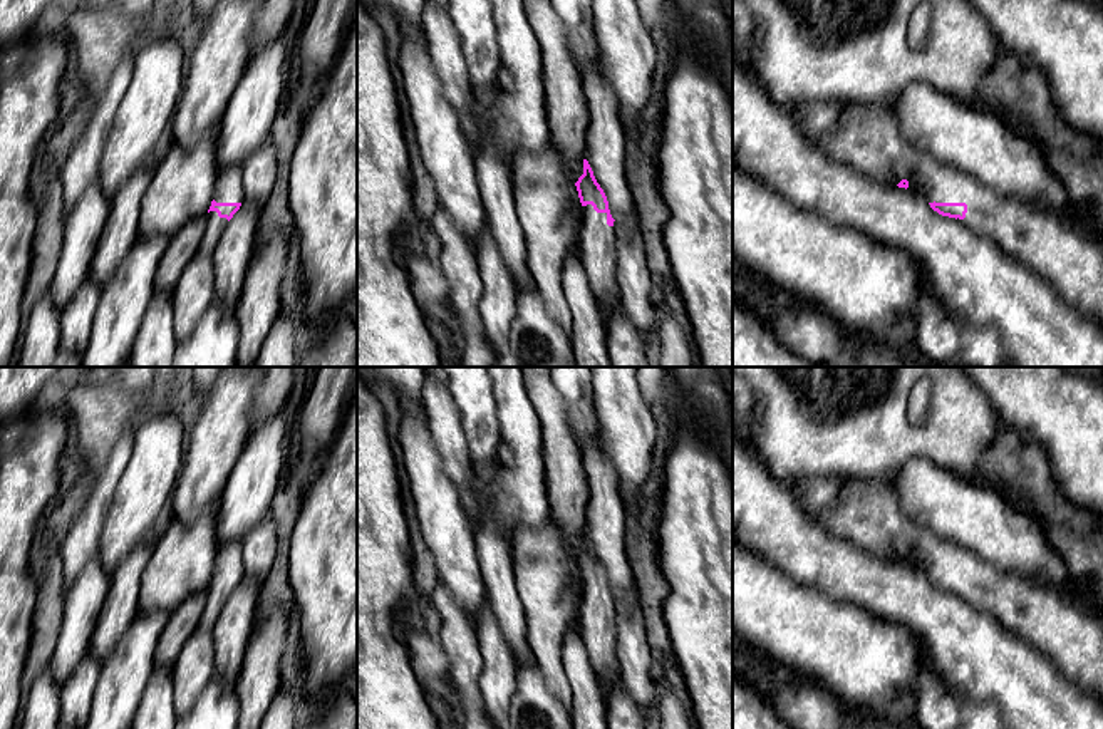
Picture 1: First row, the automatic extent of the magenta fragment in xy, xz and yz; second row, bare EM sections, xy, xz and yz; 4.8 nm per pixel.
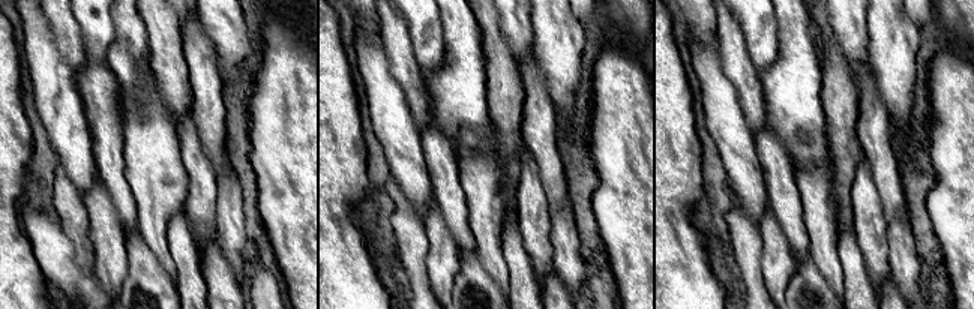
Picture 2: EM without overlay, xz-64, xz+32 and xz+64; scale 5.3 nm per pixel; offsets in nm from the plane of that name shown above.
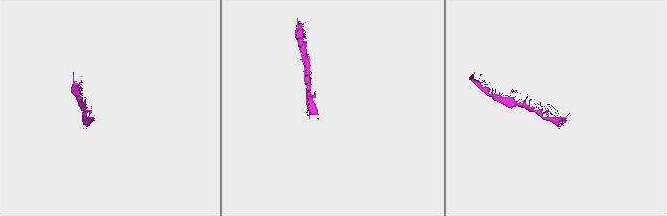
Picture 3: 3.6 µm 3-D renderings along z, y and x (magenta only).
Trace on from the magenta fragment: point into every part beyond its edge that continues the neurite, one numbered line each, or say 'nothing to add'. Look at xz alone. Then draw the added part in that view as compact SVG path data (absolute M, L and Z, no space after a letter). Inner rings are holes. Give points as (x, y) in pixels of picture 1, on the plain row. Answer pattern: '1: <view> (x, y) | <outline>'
1: xz (597, 617) | M592 580L582 582L577 628L607 694L619 680L617 610L615 603L607 600L607 588L597 588Z

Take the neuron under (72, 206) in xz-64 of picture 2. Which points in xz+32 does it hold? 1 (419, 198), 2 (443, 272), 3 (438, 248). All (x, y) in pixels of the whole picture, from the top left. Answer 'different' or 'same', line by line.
1: different
2: different
3: different

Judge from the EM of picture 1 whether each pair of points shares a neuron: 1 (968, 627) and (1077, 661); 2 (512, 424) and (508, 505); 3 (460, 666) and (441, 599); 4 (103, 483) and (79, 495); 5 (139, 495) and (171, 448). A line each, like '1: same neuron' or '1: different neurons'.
1: different neurons
2: same neuron
3: same neuron
4: different neurons
5: same neuron

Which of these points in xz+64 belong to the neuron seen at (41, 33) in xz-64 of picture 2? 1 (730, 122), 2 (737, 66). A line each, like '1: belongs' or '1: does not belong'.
1: belongs
2: does not belong

